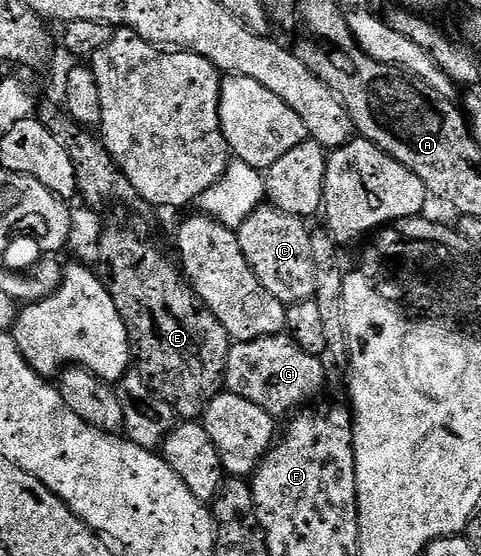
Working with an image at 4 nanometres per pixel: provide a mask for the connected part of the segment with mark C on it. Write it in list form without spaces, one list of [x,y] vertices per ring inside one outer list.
[[[260,205],[236,229],[240,249],[260,285],[287,305],[314,298],[316,269],[312,265],[311,228],[307,220],[285,215],[280,209]]]

